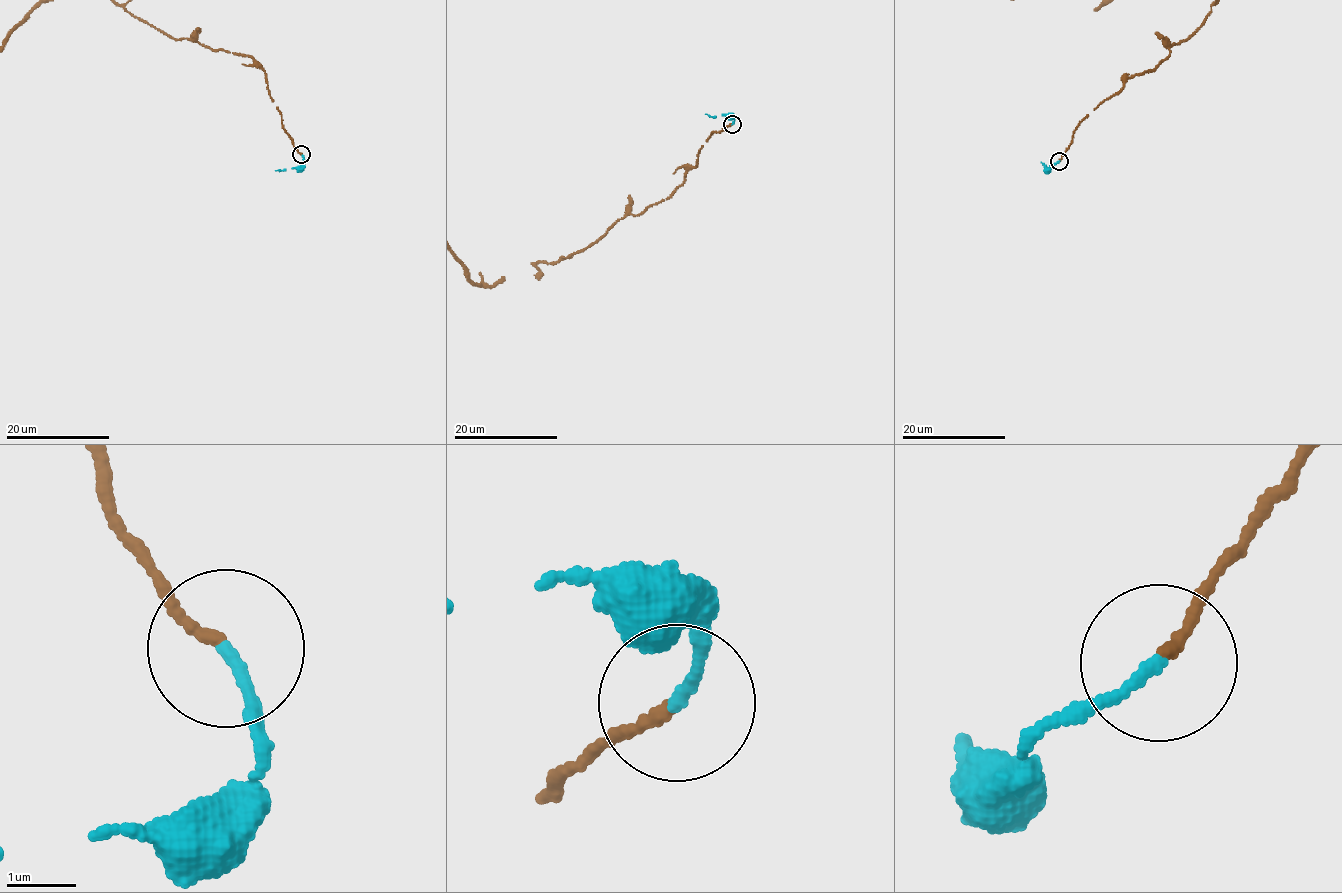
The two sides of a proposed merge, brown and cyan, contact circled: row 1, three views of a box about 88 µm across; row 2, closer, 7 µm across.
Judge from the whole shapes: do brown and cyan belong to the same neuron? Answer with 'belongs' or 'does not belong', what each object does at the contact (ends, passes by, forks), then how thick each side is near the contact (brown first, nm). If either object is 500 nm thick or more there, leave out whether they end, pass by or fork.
belongs; brown ends; cyan ends; calibres 150 and 150 nm

